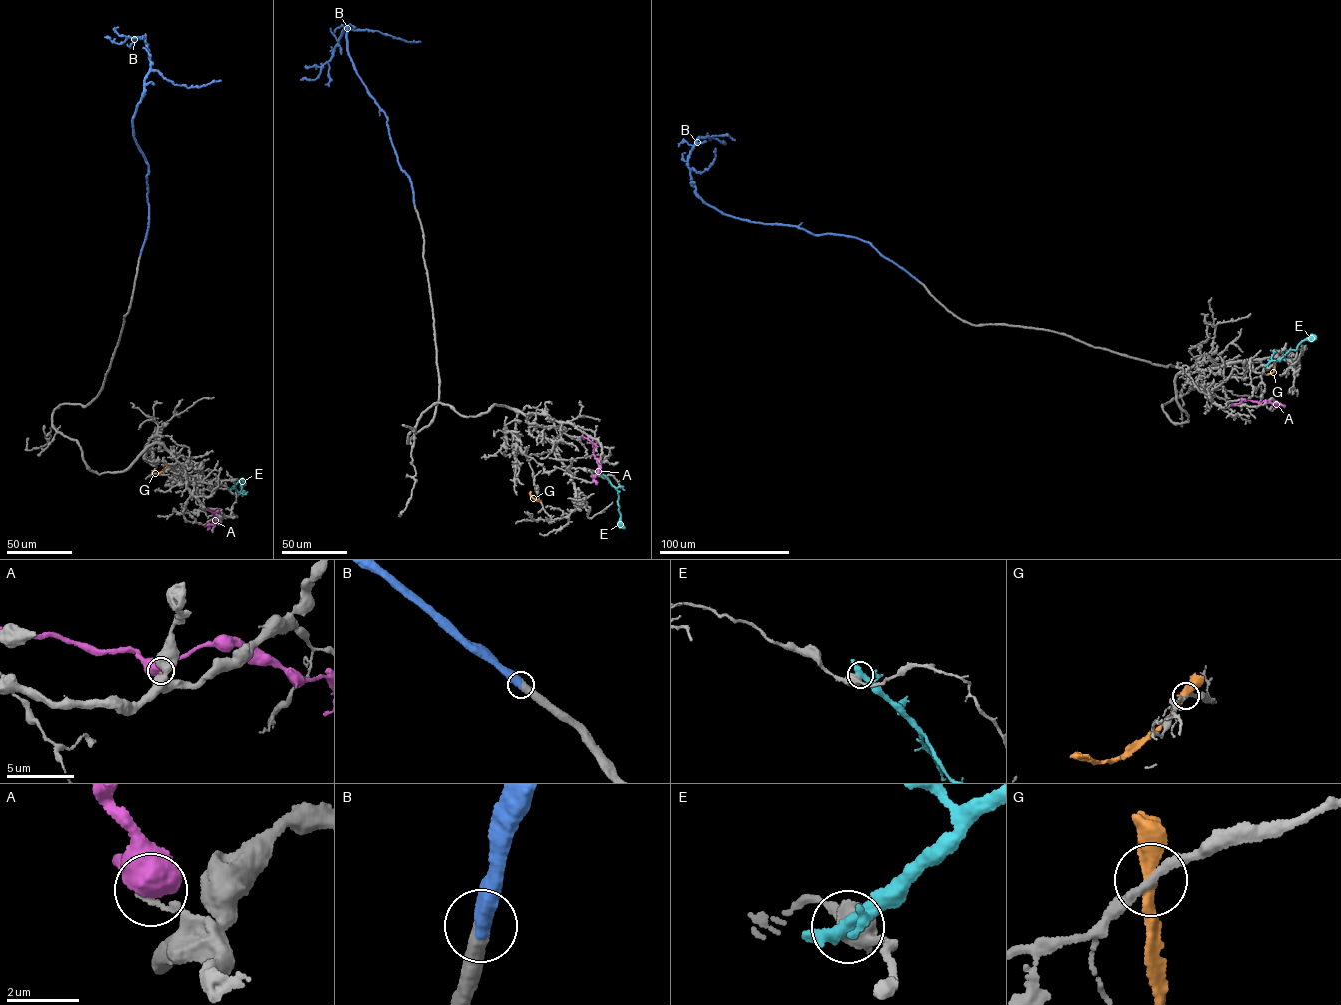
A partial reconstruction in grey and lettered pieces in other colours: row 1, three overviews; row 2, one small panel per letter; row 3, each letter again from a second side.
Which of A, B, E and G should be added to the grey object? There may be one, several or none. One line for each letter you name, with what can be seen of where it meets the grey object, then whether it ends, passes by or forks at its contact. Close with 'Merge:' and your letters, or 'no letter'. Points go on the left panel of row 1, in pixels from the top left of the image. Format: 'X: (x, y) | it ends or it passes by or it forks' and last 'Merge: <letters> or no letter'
B: (140, 254) | it ends
Merge: B

